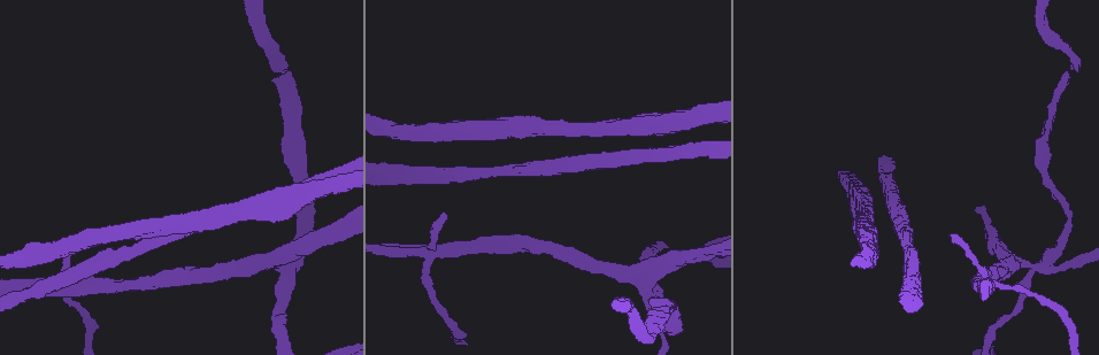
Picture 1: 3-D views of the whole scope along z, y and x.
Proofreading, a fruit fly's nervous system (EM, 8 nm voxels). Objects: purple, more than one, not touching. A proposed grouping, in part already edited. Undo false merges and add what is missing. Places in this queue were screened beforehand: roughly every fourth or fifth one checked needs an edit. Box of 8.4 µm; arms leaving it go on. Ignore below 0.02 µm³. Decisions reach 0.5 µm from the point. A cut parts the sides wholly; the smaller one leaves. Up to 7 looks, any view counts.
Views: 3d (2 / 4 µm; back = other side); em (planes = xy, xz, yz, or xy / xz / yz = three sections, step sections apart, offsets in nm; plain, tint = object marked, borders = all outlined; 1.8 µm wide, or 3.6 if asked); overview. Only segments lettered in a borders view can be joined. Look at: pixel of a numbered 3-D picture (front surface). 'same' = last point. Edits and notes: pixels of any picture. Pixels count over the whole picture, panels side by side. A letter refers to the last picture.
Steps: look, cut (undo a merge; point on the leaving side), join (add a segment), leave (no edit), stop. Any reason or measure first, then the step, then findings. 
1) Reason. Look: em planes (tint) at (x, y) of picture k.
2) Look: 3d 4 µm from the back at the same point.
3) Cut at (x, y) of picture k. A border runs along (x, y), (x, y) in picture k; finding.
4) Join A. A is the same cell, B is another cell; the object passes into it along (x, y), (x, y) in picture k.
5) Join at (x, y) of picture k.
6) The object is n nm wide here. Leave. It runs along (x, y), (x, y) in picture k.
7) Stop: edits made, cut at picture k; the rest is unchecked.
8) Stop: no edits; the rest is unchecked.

Four or more arms meet. Look: 3d 2 µm at (1032, 266) of picture 1.

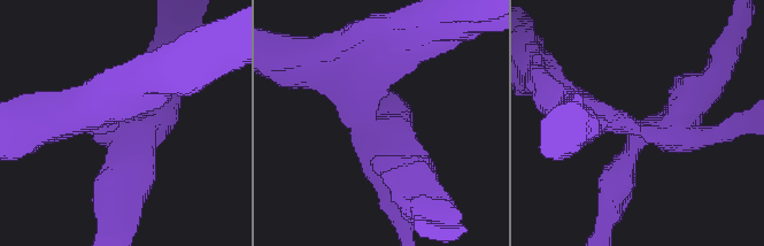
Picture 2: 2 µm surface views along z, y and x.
4 arms meet here; now the EM. Look: em planes (tint) at (642, 131) of picture 2.

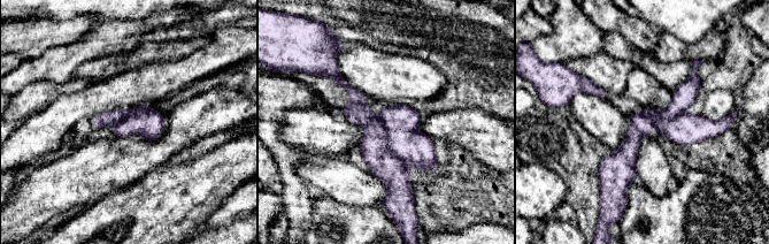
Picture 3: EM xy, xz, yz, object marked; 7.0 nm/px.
Look: em planes (borders) at the same point.

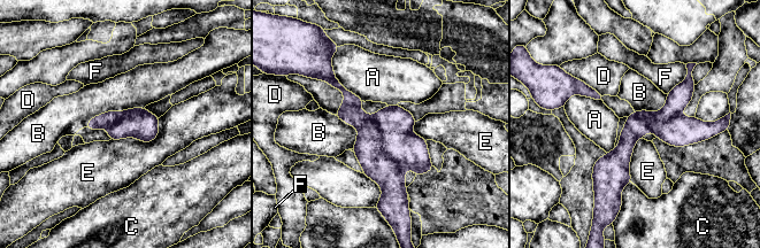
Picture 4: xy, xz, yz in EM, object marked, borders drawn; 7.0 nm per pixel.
The object is 180 nm wide here; the longest contact is with B, 440 nm. Cut at (408, 150) of picture 4. A, B, C, D, E and F are other cells; two cells meet here.

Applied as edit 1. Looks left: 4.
Three arms meet. Look: 3d 4 µm at (62, 288) of picture 1.

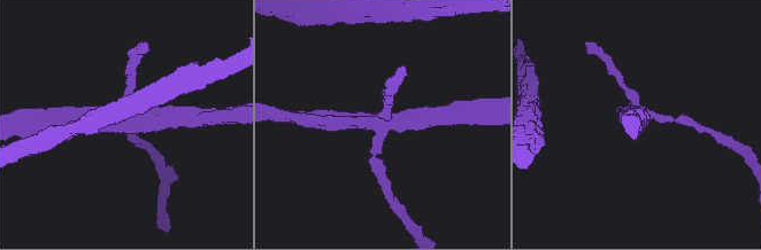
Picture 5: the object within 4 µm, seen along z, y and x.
Need the tissue. Look: em planes (borders) at (387, 122) of picture 5.

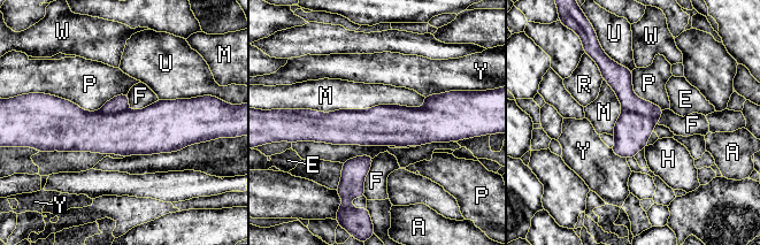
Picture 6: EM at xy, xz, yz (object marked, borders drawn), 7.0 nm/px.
The object is 260 nm wide here. Cut at (622, 83) of picture 6. A, E, F, H, M, P, R, U, W and Y are other cells; a border runs along (623, 108), (650, 116), (655, 122) in picture 6; two cells meet here.

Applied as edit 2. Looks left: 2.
Stop: edits made, cut at picture 4, cut at picture 6; the rest is unchecked.

